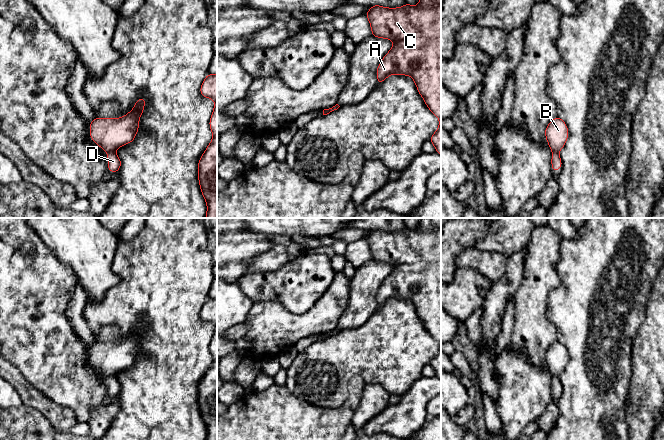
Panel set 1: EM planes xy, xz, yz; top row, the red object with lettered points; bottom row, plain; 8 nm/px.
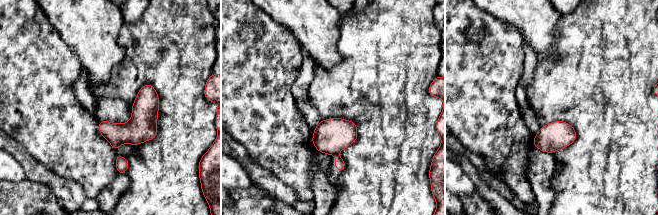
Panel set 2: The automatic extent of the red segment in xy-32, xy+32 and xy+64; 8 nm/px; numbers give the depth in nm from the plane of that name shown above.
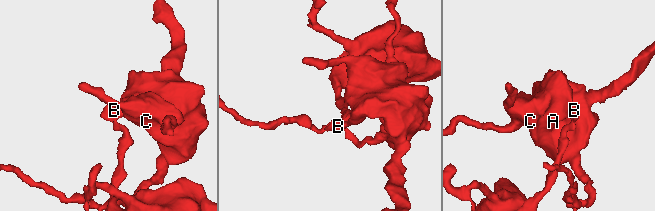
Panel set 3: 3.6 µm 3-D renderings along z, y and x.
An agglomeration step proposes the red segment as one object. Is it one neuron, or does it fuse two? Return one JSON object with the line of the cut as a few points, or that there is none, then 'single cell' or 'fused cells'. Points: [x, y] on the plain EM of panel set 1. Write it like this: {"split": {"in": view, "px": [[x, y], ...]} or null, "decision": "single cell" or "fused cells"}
{"split": {"in": "xy", "px": [[114, 374], [108, 377]]}, "decision": "fused cells"}

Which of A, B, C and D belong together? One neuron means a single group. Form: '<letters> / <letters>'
A B C / D

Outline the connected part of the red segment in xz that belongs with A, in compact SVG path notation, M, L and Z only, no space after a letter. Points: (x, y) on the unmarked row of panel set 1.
M422 218L418 230L407 227L400 232L374 229L365 240L369 243L372 260L393 265L393 271L377 292L378 309L391 298L413 302L427 331L440 344L430 364L441 379L441 218Z

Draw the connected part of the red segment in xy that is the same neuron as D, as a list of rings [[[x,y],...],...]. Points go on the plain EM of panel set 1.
[[[110,376],[107,378],[108,381],[108,394],[116,397],[121,391],[121,385],[117,378],[114,376]]]

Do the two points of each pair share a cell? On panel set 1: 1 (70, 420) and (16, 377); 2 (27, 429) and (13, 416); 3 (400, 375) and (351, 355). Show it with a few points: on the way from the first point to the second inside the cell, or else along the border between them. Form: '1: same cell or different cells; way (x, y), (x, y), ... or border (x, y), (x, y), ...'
1: same cell; way (56, 413), (35, 399), (27, 391)
2: same cell; way (24, 427), (16, 419)
3: same cell; way (388, 364), (379, 355), (363, 355)

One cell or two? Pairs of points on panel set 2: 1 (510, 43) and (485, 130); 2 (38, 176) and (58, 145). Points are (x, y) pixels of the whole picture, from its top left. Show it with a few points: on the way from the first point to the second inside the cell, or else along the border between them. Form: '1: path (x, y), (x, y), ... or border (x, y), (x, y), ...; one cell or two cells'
1: path (489, 65), (485, 69), (485, 108); one cell
2: border (25, 152), (65, 178); two cells

